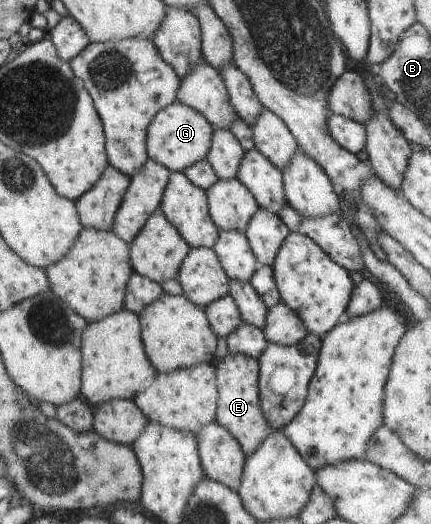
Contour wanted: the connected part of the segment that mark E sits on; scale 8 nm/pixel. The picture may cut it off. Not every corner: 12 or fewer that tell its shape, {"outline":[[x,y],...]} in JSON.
{"outline":[[258,359],[216,370],[216,421],[253,454],[273,430],[259,406]]}

